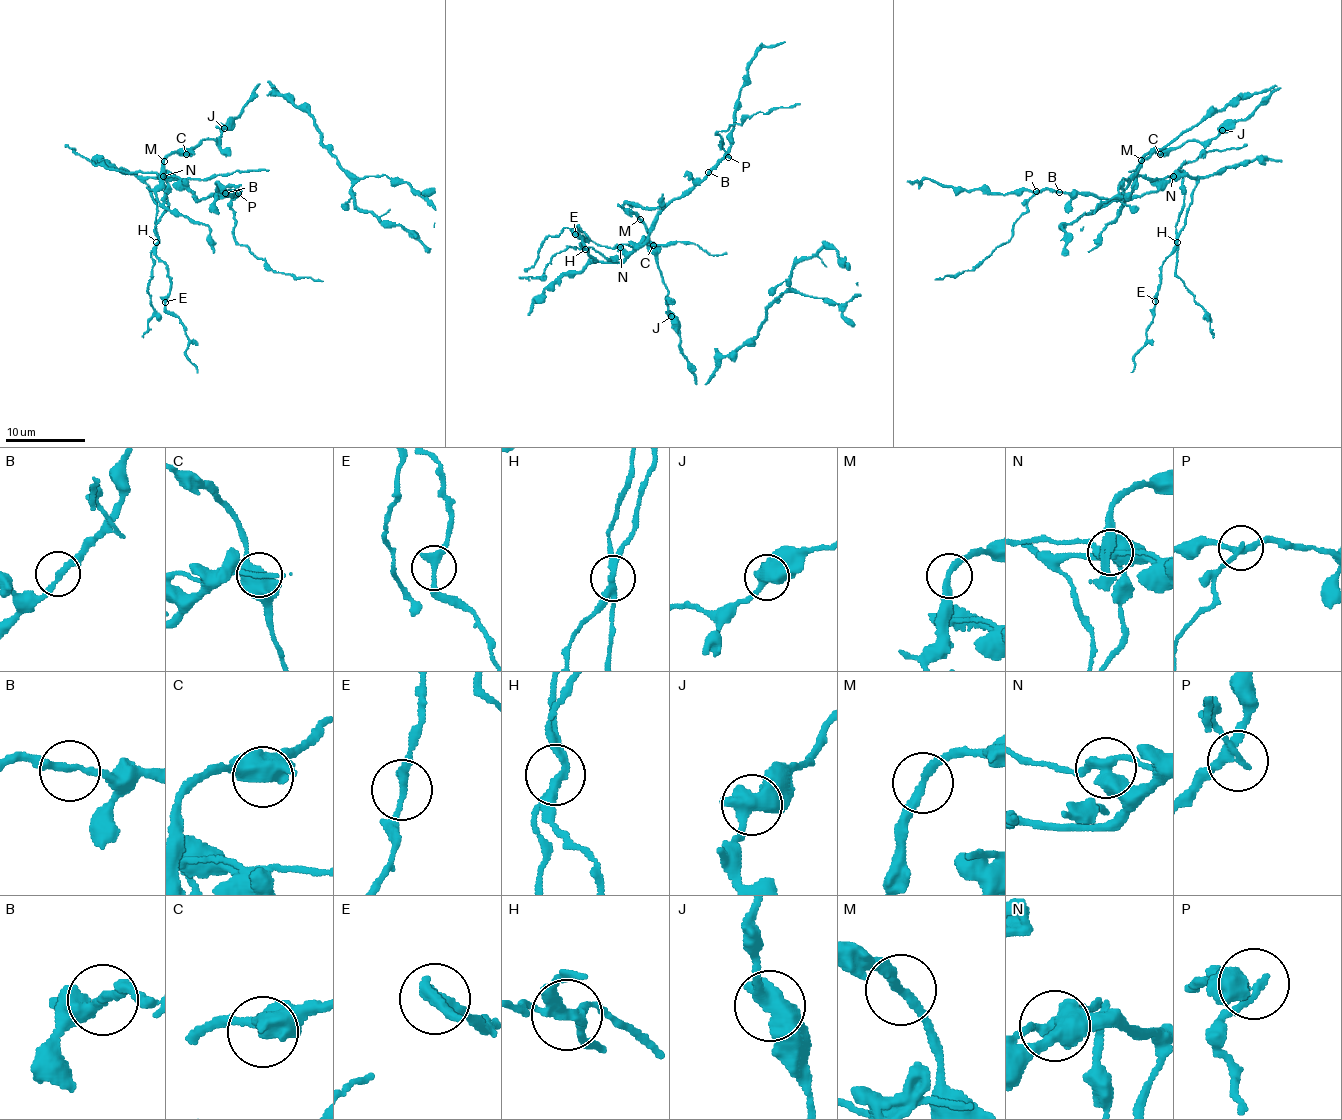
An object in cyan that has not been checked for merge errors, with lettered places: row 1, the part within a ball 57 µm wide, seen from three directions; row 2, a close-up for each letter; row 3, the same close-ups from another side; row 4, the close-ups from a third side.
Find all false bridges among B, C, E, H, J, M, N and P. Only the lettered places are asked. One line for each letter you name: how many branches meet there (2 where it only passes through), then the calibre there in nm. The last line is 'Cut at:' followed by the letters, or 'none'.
H: 3 branches meet; 220 nm thick
N: 3 branches meet; 480 nm thick
P: 3 branches meet; 240 nm thick
Cut at: H, N, P

